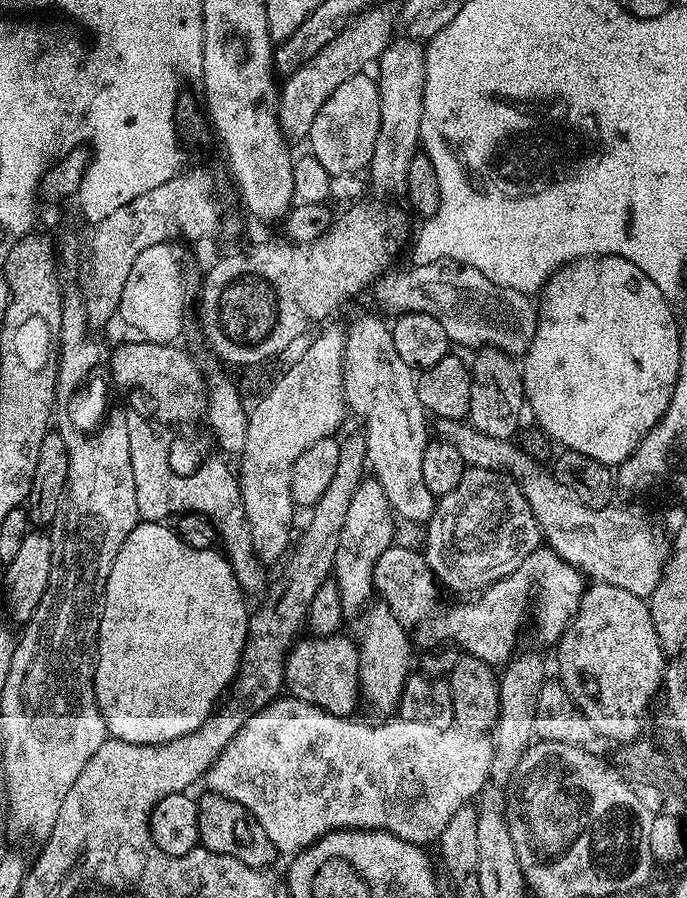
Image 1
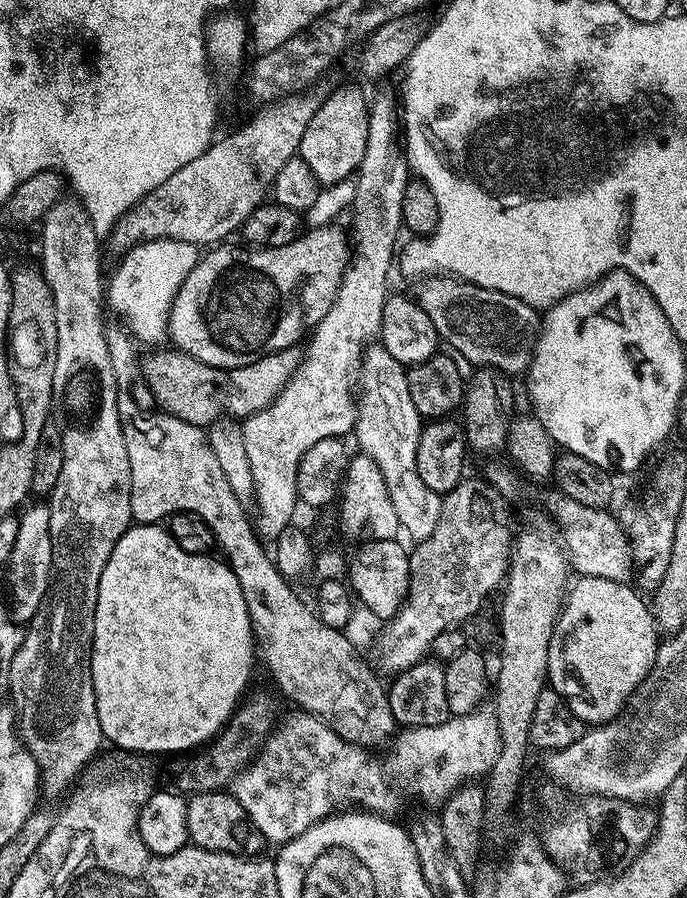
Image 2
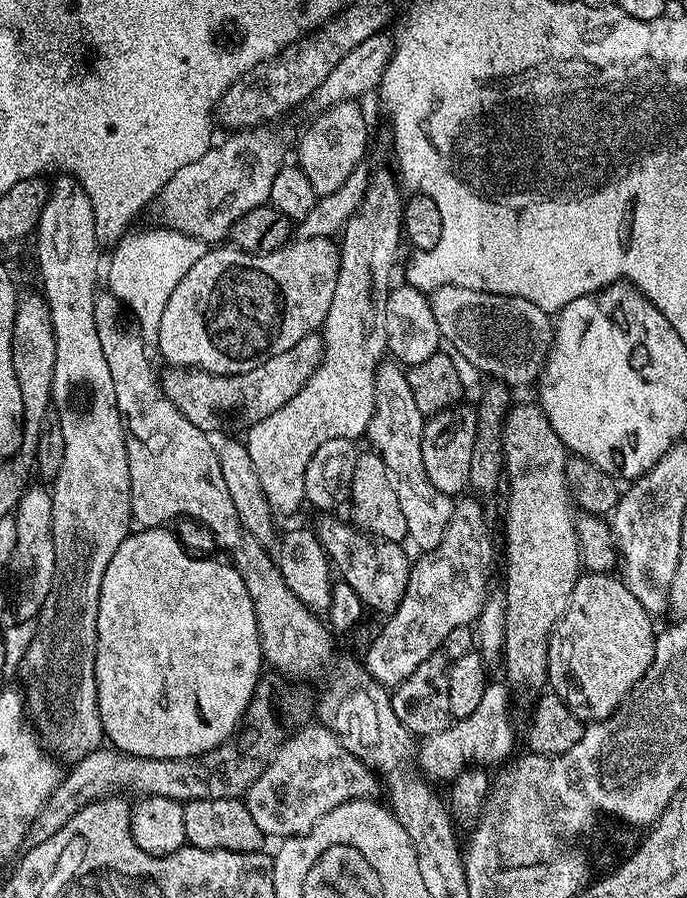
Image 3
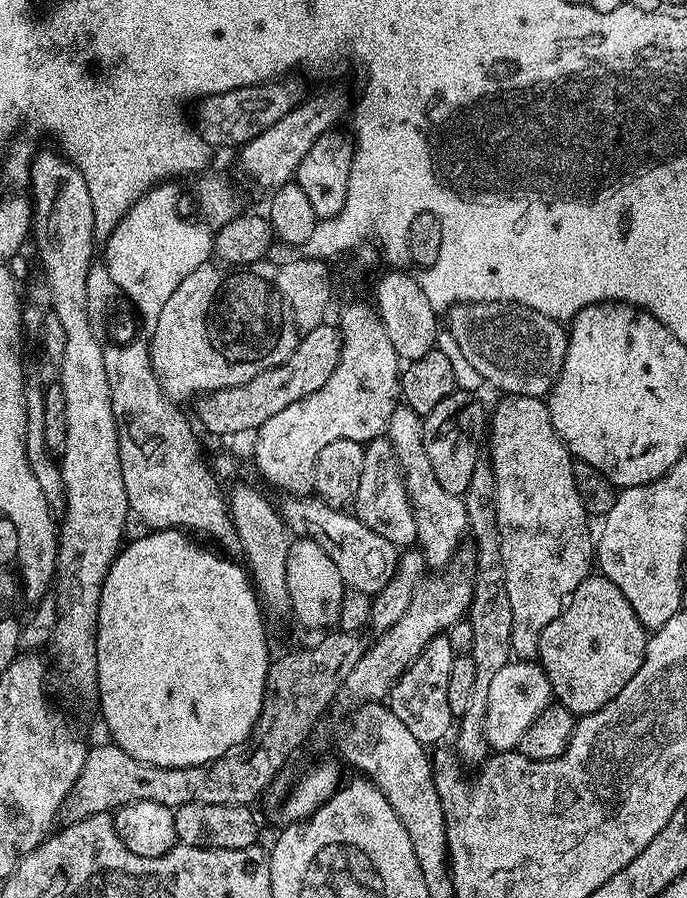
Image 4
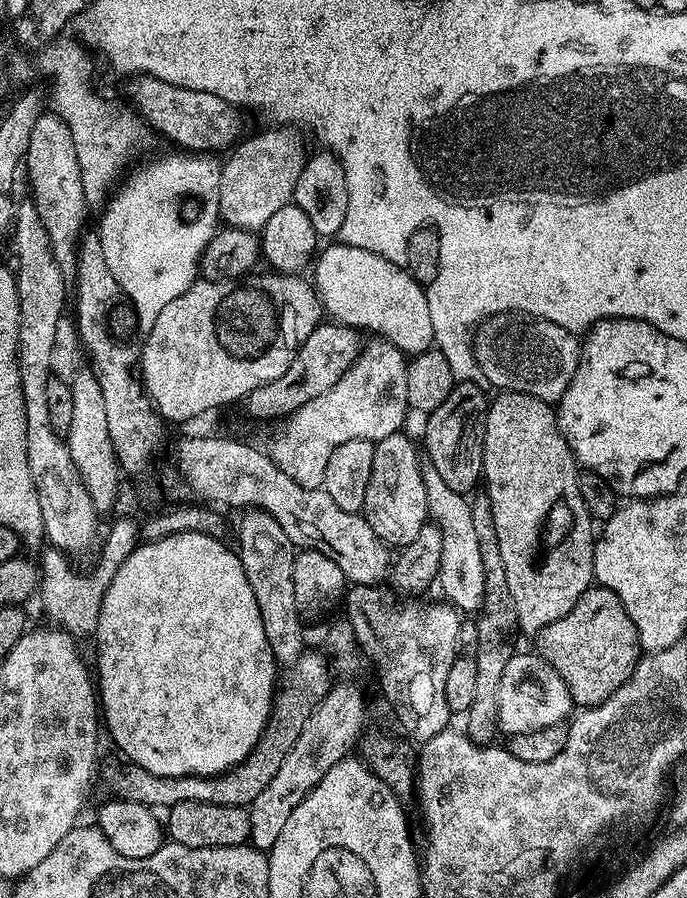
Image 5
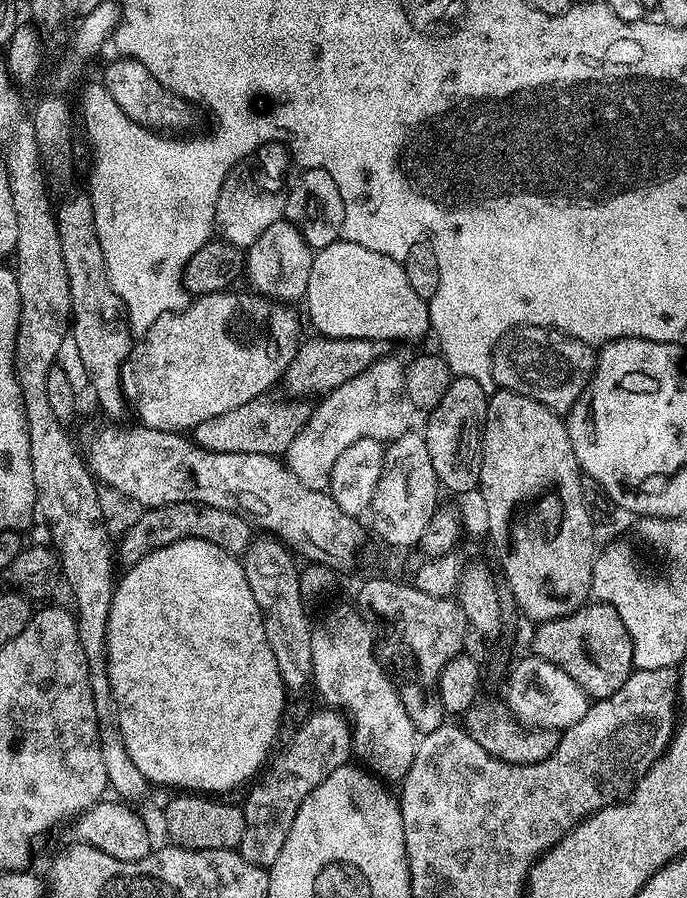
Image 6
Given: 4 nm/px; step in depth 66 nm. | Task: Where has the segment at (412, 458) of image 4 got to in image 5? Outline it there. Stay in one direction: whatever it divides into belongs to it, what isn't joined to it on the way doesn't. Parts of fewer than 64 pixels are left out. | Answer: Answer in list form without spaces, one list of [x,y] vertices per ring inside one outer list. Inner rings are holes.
[[[421,463],[422,482],[426,486],[426,502],[428,503],[428,514],[431,523],[440,530],[440,575],[438,577],[438,588],[445,592],[447,603],[464,614],[479,613],[484,597],[484,575],[482,574],[482,552],[478,550],[478,537],[474,531],[474,518],[472,517],[472,506],[469,497],[463,492],[450,490],[438,470],[430,463]]]

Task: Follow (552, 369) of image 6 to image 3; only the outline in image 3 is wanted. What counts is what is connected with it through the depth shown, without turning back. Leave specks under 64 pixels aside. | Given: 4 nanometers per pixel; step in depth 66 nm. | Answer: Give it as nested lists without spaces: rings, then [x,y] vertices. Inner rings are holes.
[[[453,284],[434,289],[430,299],[440,335],[447,343],[448,340],[452,343],[451,351],[461,361],[464,359],[466,363],[473,364],[478,371],[485,372],[488,378],[506,384],[512,390],[524,388],[527,384],[535,385],[539,381],[540,373],[544,370],[544,362],[548,359],[548,349],[552,346],[554,320],[549,313],[534,306],[534,302],[526,302],[526,298],[490,294]]]

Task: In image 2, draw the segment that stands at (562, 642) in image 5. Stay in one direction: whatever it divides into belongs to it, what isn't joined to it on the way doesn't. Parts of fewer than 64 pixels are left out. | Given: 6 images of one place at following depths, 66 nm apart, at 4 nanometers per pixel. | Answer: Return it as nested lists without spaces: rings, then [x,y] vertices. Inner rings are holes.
[[[580,576],[567,589],[566,603],[560,609],[556,626],[550,638],[548,655],[548,684],[568,704],[568,709],[588,726],[611,724],[621,715],[620,692],[631,694],[640,684],[656,661],[658,629],[649,601],[644,600],[631,588],[631,583],[610,578]]]

